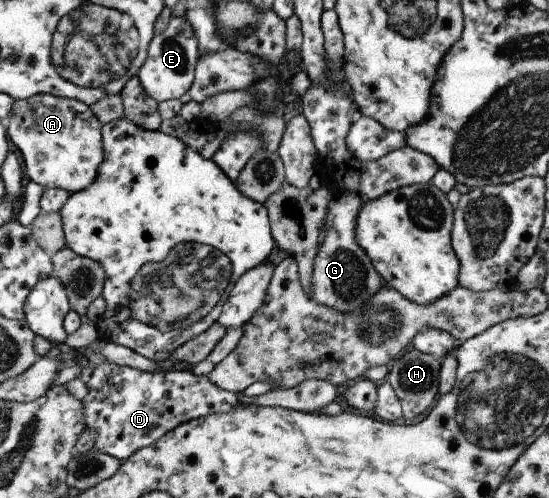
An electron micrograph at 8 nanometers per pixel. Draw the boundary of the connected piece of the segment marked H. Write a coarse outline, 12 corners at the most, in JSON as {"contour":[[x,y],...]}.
{"contour":[[411,347],[384,380],[402,417],[417,418],[438,393],[440,360]]}

